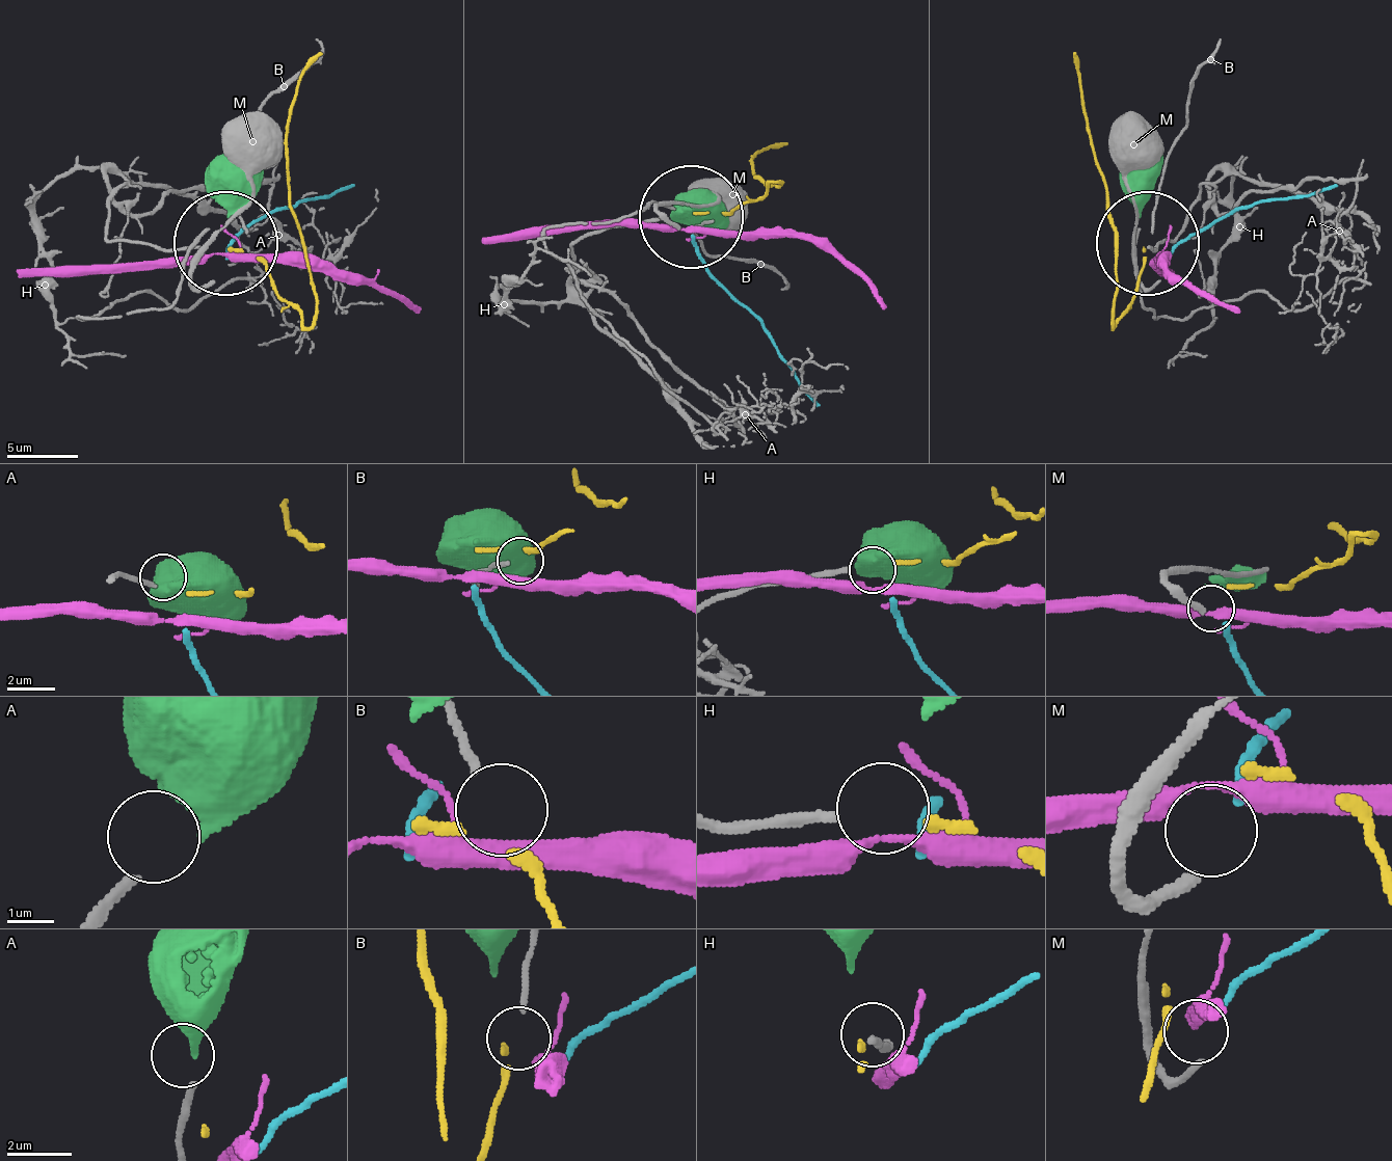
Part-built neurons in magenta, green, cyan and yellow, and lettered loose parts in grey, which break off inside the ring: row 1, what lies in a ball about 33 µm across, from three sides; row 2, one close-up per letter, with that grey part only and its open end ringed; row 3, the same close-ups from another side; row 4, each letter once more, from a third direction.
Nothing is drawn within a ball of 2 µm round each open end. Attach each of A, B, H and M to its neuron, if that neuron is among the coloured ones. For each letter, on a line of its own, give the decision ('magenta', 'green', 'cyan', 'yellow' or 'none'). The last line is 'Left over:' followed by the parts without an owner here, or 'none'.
A: green
B: none
H: yellow
M: cyan
Left over: B

